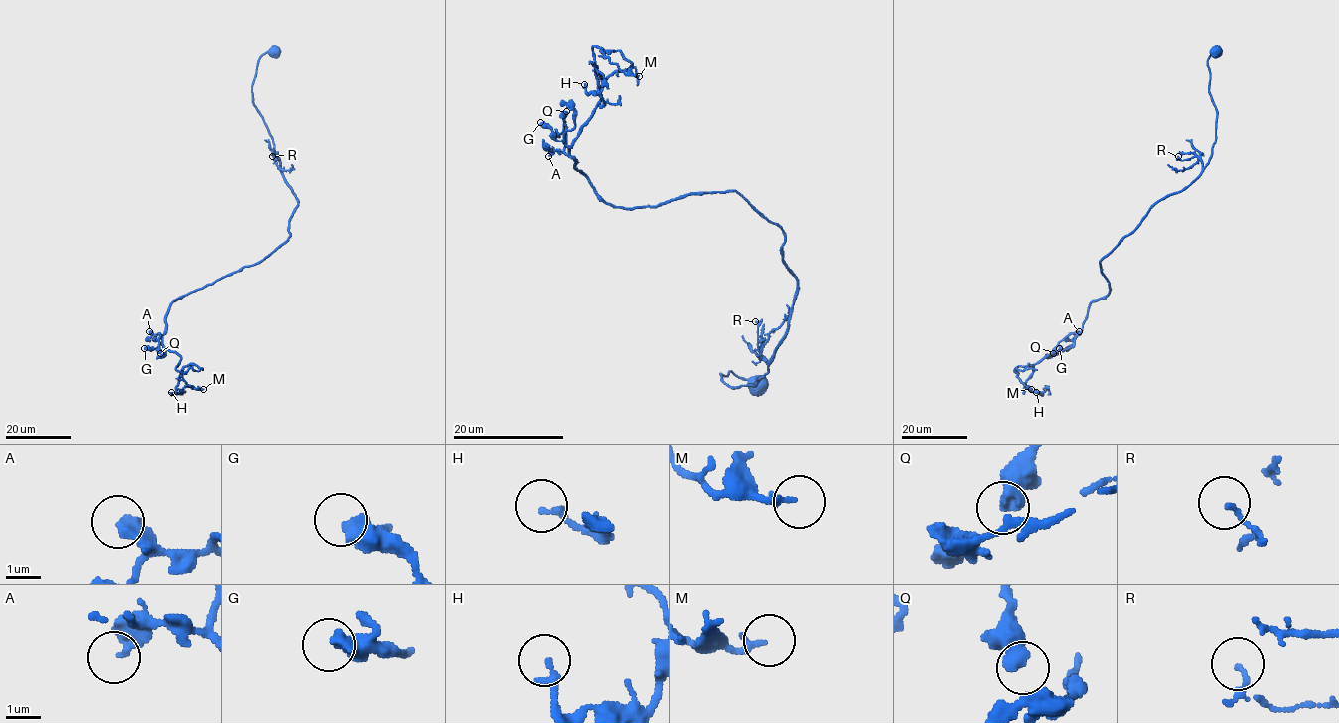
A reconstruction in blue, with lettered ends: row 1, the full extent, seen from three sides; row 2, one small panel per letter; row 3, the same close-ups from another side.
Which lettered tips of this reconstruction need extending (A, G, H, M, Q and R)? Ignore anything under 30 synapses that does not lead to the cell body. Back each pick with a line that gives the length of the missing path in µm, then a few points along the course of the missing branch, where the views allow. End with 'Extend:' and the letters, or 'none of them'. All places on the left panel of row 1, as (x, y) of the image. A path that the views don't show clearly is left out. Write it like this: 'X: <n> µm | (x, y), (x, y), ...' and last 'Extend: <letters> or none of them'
Extend: none of them

